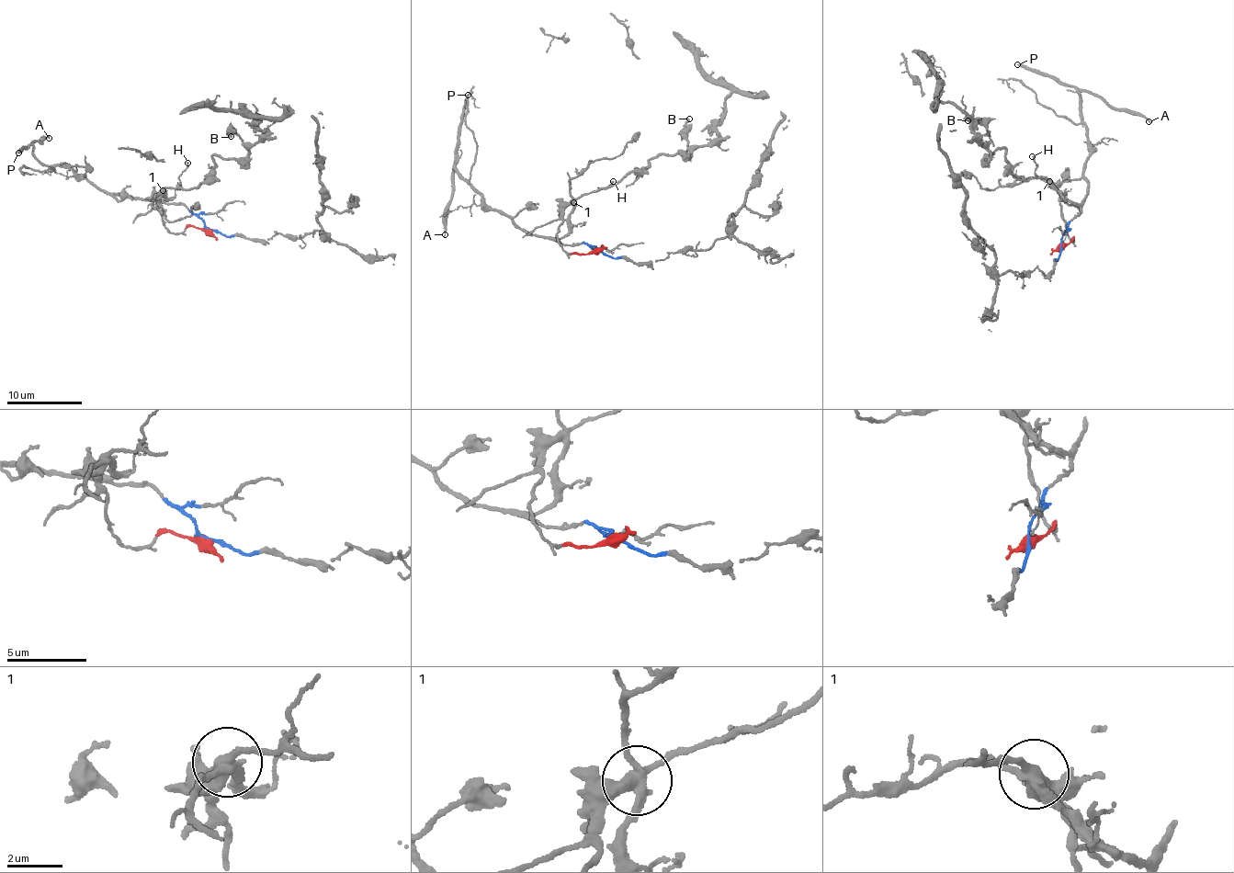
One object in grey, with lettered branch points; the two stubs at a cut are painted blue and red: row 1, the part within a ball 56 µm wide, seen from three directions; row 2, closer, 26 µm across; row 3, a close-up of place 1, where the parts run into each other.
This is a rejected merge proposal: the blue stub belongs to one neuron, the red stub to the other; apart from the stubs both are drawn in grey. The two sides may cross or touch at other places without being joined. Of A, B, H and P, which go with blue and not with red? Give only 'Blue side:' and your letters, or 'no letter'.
Blue side: A, P

